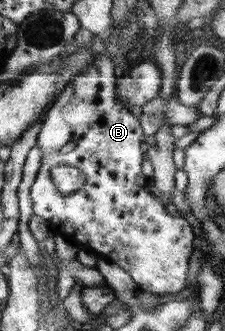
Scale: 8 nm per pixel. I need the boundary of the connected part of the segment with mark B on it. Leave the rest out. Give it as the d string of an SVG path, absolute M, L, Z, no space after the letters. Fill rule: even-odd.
M101 51L84 70L69 80L46 111L36 139L43 156L30 192L34 215L49 221L55 235L70 236L78 245L117 263L131 275L138 289L159 297L162 294L172 296L185 286L196 236L185 218L168 214L165 203L149 190L148 181L142 173L145 151L141 144L145 137L140 118L120 102L116 92L117 82L113 60ZM63 147L69 147L67 152L60 151ZM61 164L73 165L85 172L86 180L81 189L70 194L62 194L57 189L49 172Z

